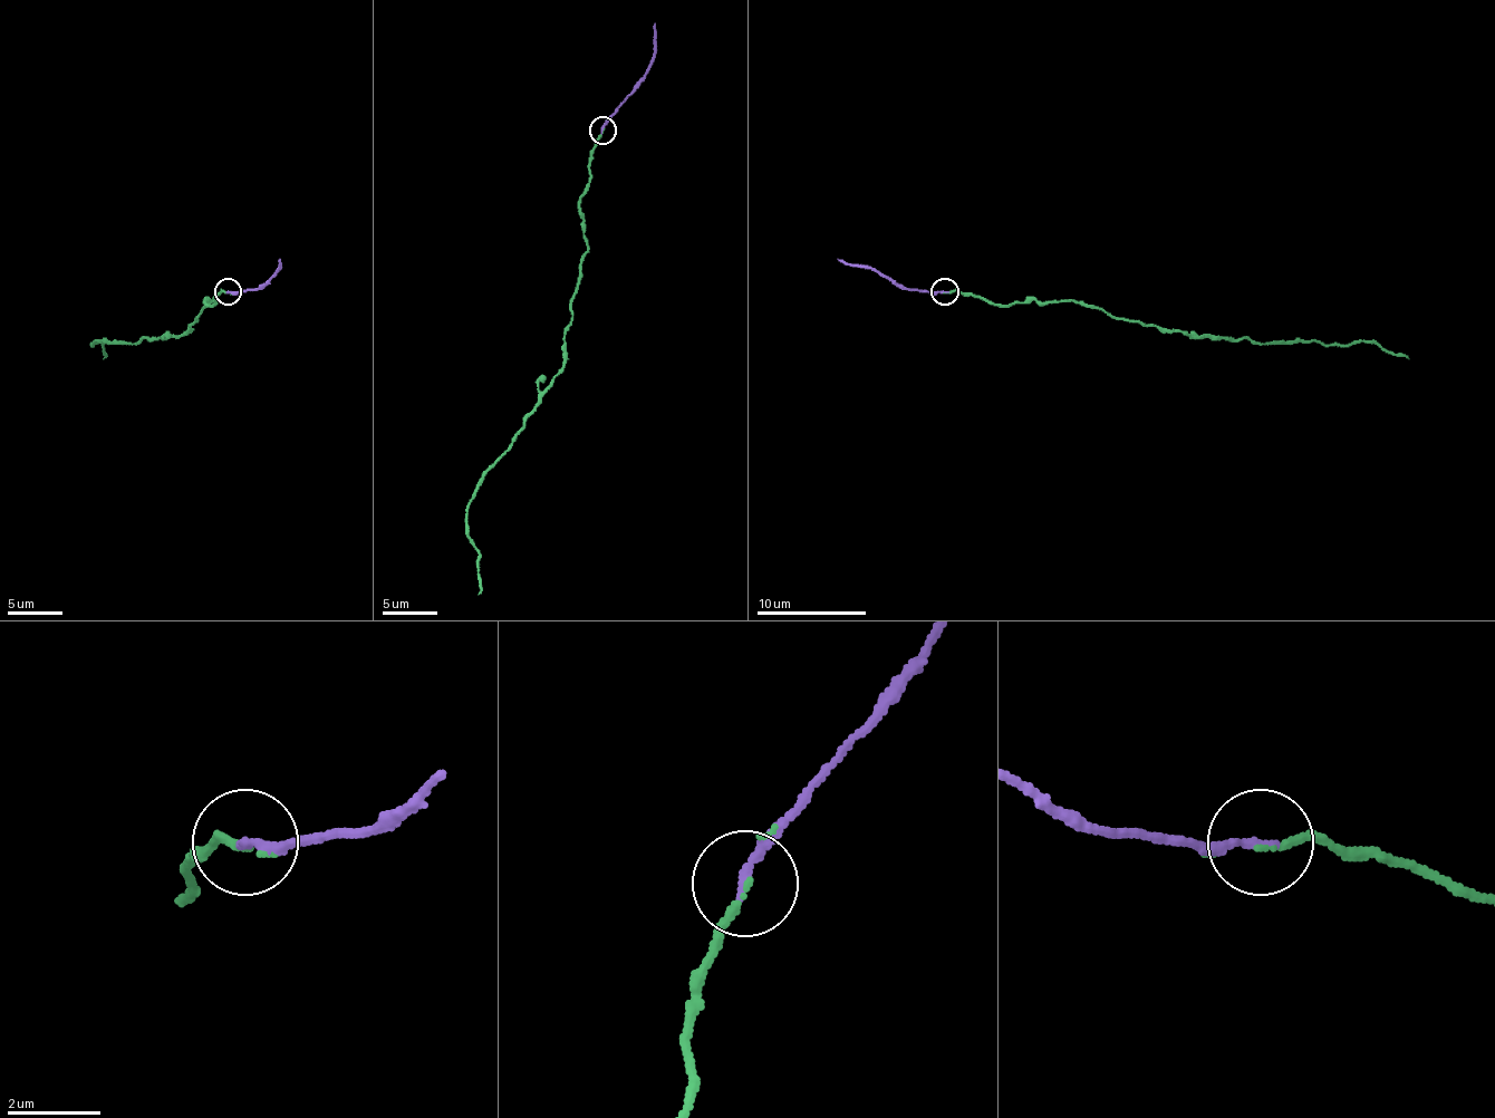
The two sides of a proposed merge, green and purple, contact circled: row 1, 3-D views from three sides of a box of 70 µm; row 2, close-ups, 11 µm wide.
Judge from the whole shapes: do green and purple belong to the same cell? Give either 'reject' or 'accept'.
accept

